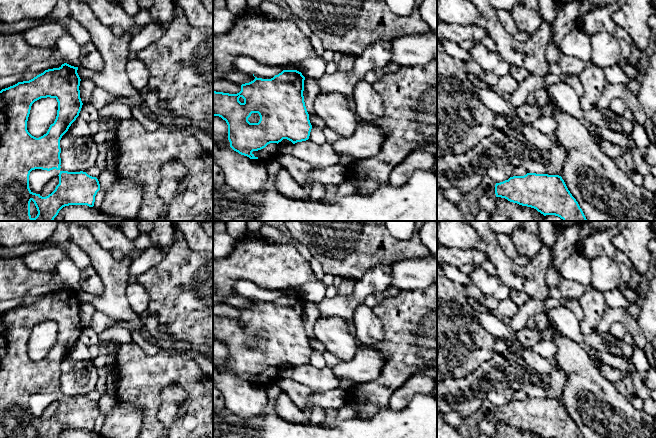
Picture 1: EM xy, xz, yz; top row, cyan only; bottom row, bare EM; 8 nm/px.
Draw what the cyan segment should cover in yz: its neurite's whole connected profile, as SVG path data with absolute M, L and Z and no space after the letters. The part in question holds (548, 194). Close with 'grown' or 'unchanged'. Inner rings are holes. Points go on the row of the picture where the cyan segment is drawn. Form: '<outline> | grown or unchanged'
M527 173L513 176L496 183L495 194L496 197L534 208L544 216L555 215L563 221L587 221L559 175Z | unchanged

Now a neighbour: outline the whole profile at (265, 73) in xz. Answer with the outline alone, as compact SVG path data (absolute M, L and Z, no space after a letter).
M239 56L234 60L233 72L242 72L245 74L253 74L257 78L271 79L278 75L283 70L297 70L301 72L301 65L290 64L278 67L270 67L258 63L256 60L249 56Z

